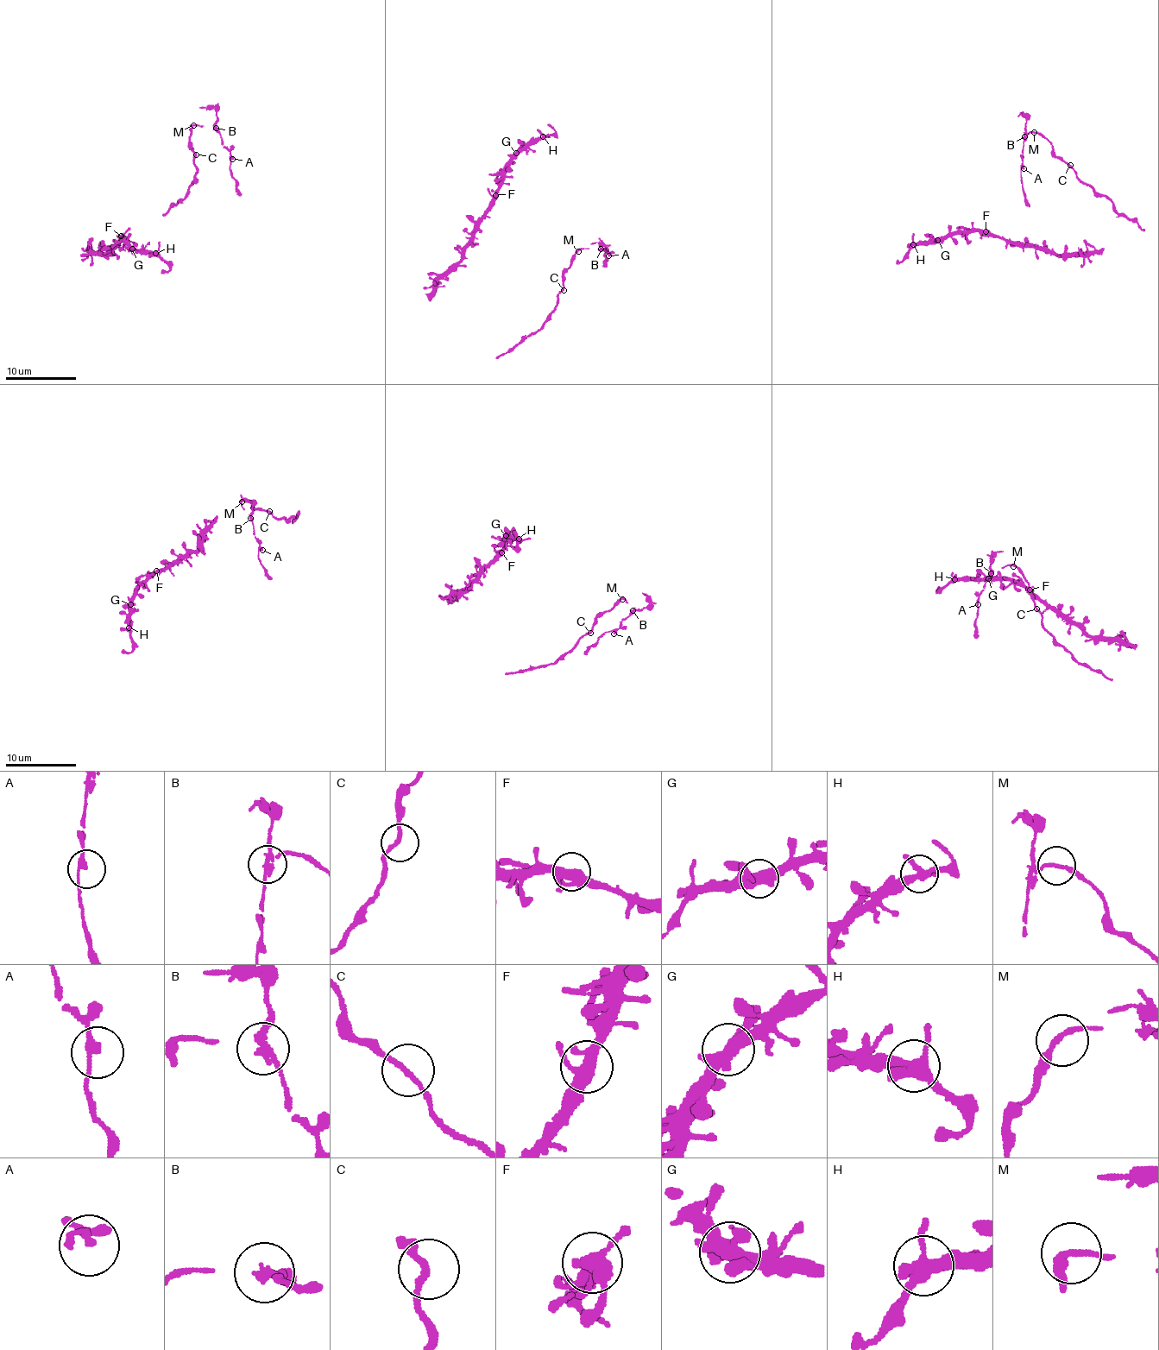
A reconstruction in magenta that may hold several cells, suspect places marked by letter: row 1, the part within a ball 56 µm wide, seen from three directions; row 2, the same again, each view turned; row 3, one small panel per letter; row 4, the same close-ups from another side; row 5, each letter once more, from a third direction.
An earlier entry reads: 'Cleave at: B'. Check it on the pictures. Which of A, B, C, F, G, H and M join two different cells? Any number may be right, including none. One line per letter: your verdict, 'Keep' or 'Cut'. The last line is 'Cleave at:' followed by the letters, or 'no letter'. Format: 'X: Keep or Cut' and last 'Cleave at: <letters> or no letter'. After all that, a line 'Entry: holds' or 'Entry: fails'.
A: Keep
B: Cut
C: Keep
F: Keep
G: Keep
H: Keep
M: Keep
Cleave at: B
Entry: holds

